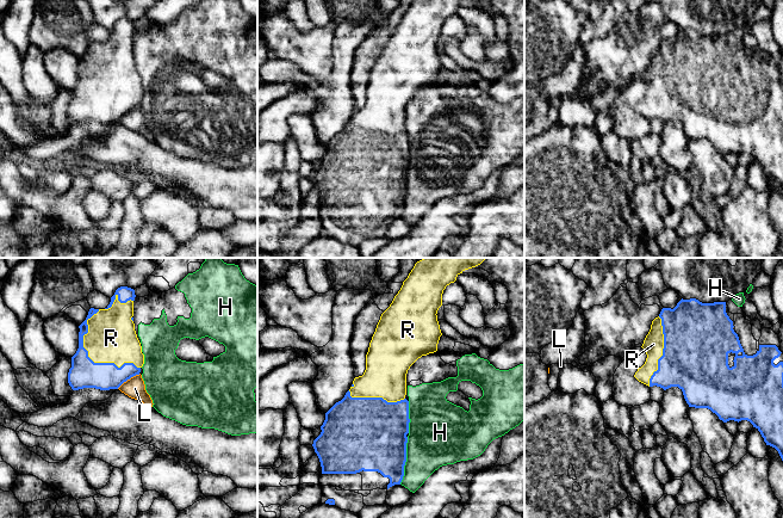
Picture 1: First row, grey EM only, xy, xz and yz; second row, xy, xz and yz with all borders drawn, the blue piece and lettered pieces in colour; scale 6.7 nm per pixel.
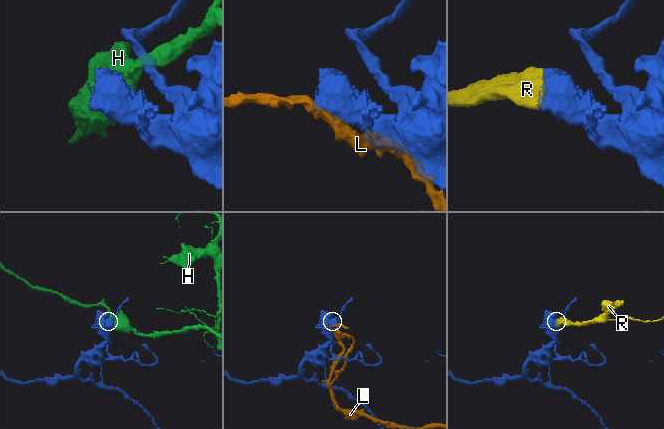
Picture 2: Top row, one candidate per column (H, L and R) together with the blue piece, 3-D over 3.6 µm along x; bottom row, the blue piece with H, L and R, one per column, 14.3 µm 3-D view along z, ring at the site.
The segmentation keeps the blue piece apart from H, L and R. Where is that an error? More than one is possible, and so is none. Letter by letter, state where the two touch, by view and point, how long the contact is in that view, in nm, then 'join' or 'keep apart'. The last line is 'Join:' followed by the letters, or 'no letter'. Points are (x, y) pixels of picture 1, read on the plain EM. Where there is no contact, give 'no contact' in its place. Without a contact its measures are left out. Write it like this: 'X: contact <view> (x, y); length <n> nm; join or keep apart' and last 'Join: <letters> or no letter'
H: contact xz (405, 193); length 320 nm; keep apart
L: contact xy (128, 111); length 190 nm; keep apart
R: contact xy (89, 91); length 480 nm; join
Join: R

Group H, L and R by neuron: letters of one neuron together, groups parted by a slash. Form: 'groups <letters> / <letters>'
groups H / L / R

